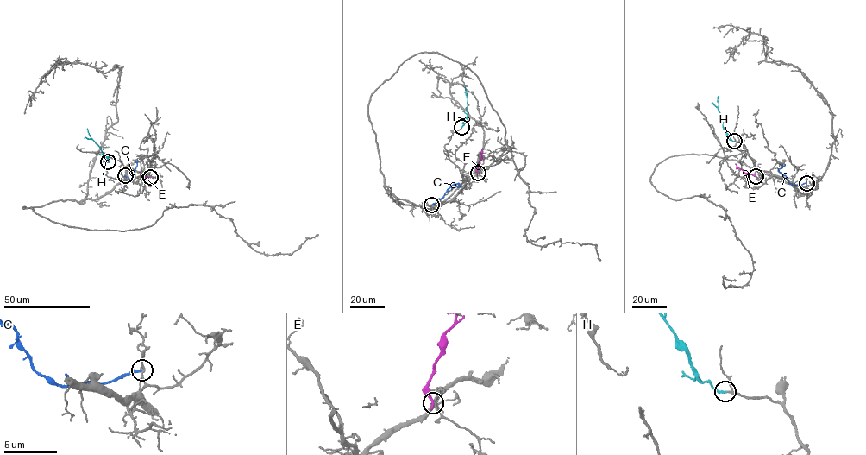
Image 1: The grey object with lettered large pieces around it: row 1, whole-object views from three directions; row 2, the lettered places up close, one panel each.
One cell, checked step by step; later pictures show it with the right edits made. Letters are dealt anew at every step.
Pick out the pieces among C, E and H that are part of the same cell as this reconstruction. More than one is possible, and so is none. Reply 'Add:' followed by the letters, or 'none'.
Add: H

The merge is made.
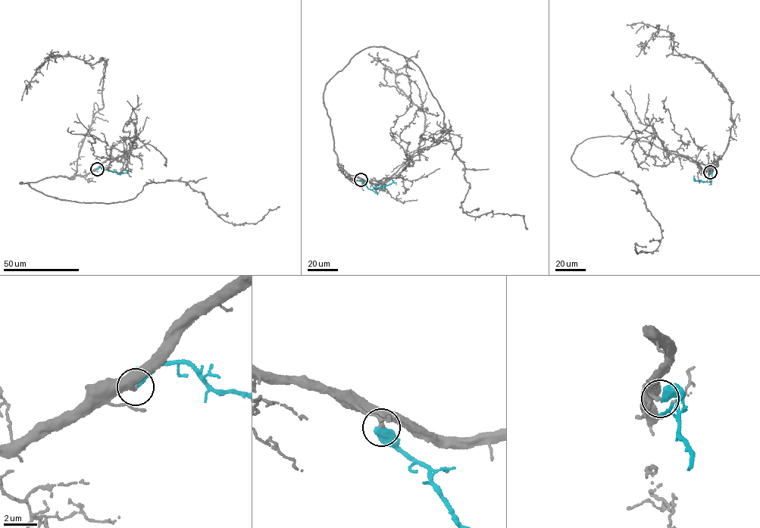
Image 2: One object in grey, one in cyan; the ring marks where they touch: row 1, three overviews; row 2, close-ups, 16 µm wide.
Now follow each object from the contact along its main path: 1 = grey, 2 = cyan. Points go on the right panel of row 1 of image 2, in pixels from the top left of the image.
1: (710, 172), (618, 135), (577, 145), (577, 167), (637, 186), (662, 237), (645, 246)
2: (710, 172), (711, 179), (703, 182), (694, 179), (694, 181)

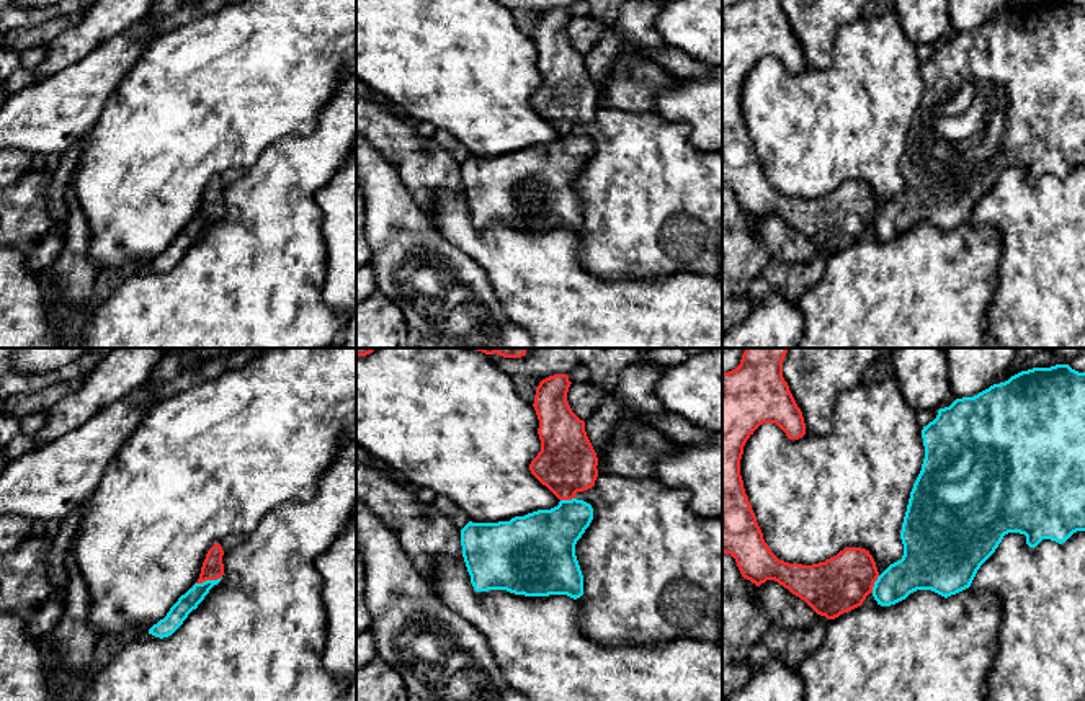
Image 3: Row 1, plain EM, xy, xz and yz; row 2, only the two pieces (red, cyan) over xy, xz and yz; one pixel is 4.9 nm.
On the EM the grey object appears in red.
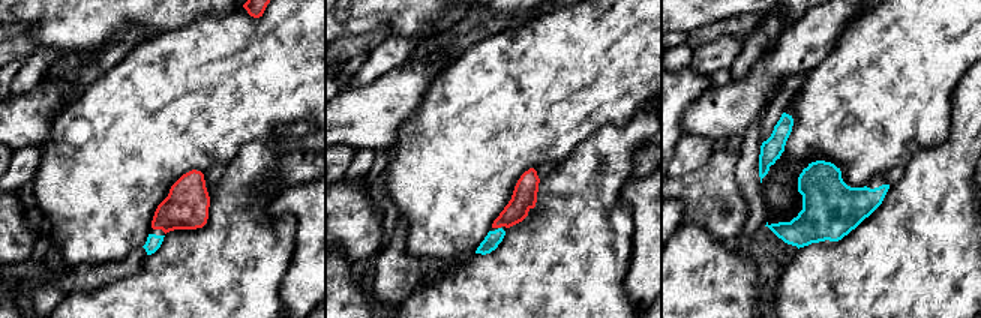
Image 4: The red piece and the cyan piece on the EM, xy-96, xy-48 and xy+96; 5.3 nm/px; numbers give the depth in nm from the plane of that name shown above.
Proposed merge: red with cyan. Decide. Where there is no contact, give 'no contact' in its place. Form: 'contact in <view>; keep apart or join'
contact in xy; join

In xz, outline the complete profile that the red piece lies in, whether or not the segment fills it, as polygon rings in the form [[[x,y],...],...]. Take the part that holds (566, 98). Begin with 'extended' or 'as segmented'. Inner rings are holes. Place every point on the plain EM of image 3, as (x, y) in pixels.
extended | [[[567,8],[539,16],[534,44],[541,85],[531,108],[560,136],[510,155],[472,157],[461,163],[462,191],[476,225],[507,224],[525,230],[583,229],[575,178],[593,154],[593,142],[575,127],[598,111],[598,92],[585,56],[567,36]]]

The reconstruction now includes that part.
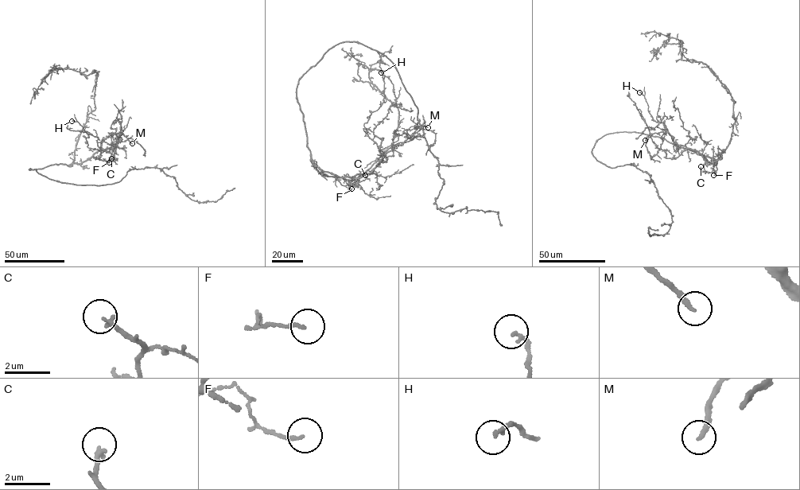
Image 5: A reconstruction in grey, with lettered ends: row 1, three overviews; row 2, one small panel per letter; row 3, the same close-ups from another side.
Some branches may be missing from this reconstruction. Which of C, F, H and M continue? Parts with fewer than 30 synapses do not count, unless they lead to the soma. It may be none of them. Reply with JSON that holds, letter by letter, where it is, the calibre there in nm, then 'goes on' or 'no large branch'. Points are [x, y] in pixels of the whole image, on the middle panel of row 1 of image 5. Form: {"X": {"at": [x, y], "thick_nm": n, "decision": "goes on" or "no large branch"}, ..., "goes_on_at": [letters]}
{"C": {"at": [365, 175], "thick_nm": 200, "decision": "no large branch"}, "F": {"at": [351, 188], "thick_nm": 130, "decision": "no large branch"}, "H": {"at": [381, 72], "thick_nm": 160, "decision": "no large branch"}, "M": {"at": [428, 127], "thick_nm": 220, "decision": "goes on"}, "goes_on_at": ["M"]}

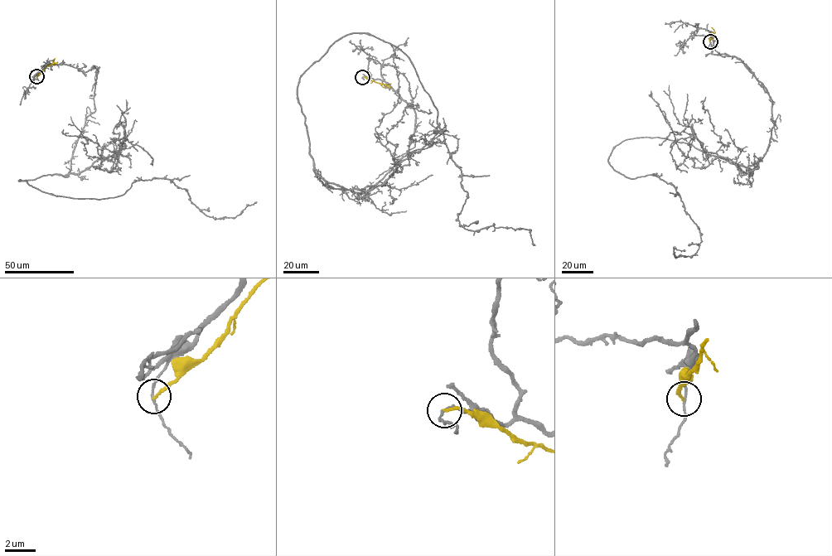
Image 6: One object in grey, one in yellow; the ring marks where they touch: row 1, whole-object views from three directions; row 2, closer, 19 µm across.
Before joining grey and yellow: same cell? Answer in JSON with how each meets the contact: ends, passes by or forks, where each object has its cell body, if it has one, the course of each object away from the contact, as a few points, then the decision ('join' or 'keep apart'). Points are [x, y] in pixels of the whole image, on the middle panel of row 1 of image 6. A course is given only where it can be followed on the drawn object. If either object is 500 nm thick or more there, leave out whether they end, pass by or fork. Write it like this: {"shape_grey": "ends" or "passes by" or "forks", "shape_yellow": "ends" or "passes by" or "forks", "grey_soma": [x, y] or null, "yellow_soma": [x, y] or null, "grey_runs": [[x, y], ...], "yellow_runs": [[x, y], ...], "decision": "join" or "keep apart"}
{"shape_grey": "passes by", "shape_yellow": "ends", "grey_soma": null, "yellow_soma": null, "grey_runs": [[362, 77], [414, 132], [366, 192], [324, 185], [300, 75], [369, 34], [437, 108], [460, 225], [534, 245]], "yellow_runs": [[362, 77], [384, 87], [391, 84]], "decision": "keep apart"}

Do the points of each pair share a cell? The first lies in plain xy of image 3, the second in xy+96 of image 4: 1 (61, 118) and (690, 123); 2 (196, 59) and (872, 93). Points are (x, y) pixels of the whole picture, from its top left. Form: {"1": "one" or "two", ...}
{"1": "one", "2": "one"}

